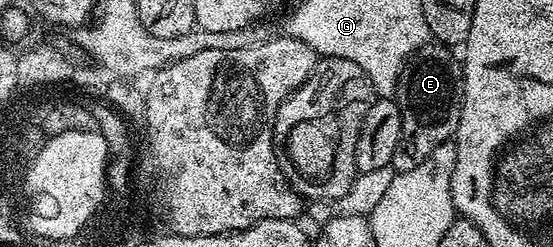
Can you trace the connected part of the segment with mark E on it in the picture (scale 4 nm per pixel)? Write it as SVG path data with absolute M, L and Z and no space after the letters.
M427 44L401 68L394 95L402 115L400 149L394 152L391 165L396 172L422 164L434 148L455 135L464 107L464 80L461 63L457 59L455 62L452 54L453 51L443 44Z

